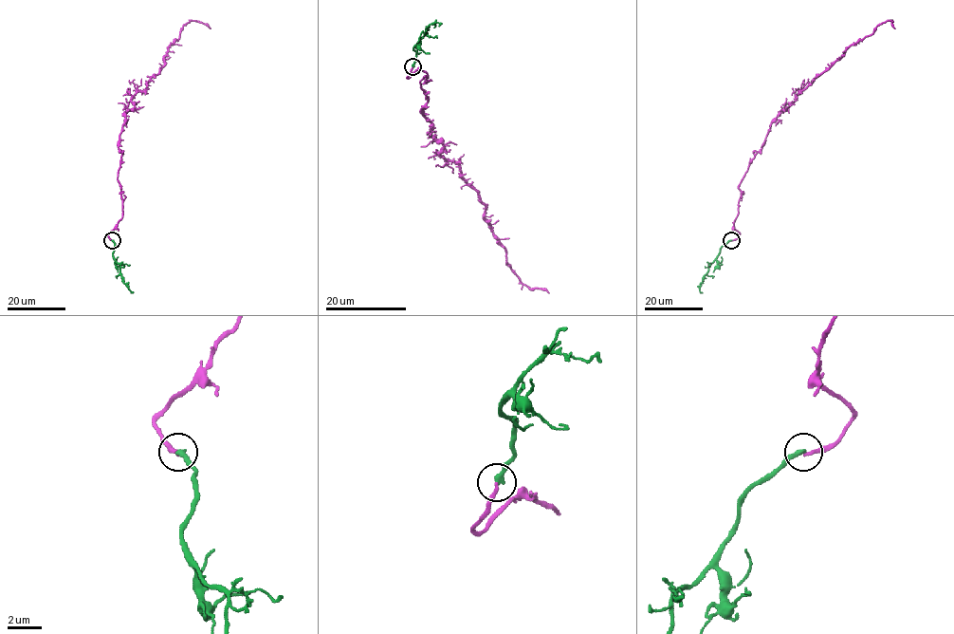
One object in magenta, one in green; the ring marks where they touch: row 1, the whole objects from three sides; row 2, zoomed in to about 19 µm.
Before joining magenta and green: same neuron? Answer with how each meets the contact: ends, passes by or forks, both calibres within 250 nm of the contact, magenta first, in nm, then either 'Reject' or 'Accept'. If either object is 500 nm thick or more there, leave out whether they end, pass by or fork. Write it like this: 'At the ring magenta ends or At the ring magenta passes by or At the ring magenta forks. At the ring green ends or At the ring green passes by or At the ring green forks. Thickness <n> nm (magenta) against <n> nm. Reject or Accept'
At the ring magenta ends. At the ring green ends. Thickness 200 nm (magenta) against 320 nm. Reject

